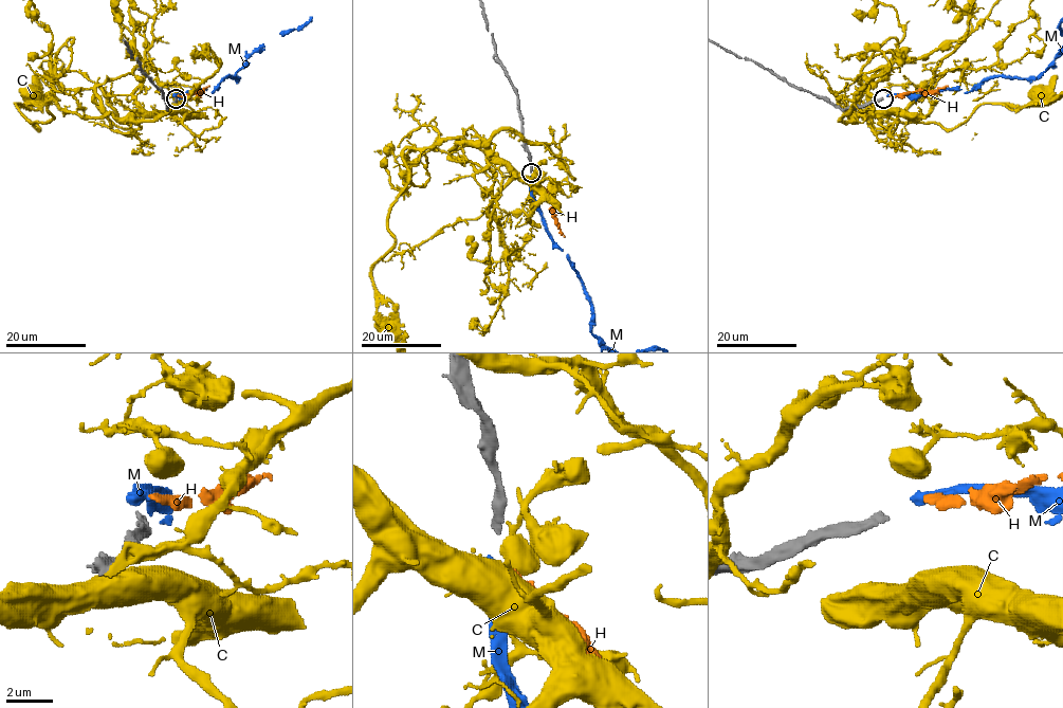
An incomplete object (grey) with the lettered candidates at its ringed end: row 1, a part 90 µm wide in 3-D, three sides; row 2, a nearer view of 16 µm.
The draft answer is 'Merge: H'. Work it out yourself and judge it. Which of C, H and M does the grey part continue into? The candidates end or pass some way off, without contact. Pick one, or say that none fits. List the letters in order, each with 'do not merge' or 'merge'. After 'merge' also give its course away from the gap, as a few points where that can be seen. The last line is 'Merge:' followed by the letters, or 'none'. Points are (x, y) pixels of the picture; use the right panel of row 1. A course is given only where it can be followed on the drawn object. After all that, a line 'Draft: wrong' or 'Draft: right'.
C: do not merge
H: do not merge
M: merge
Merge: M
Draft: wrong

